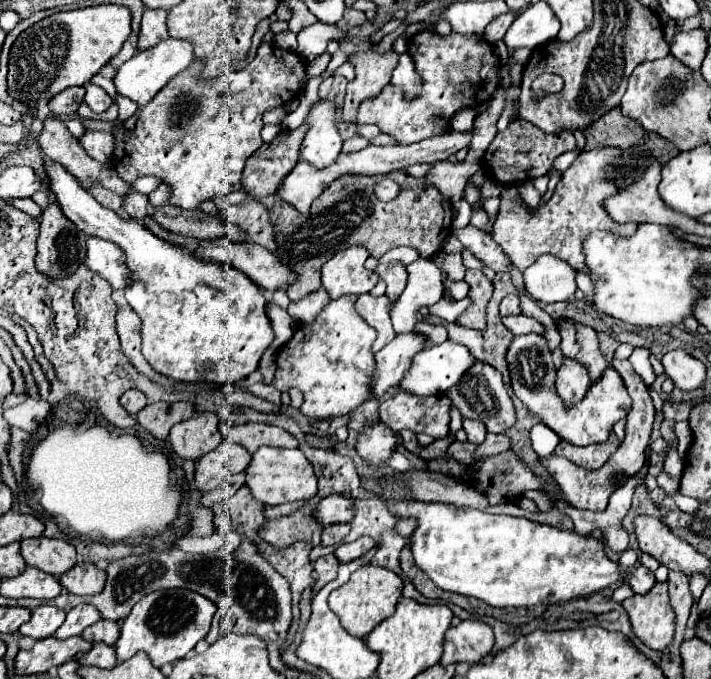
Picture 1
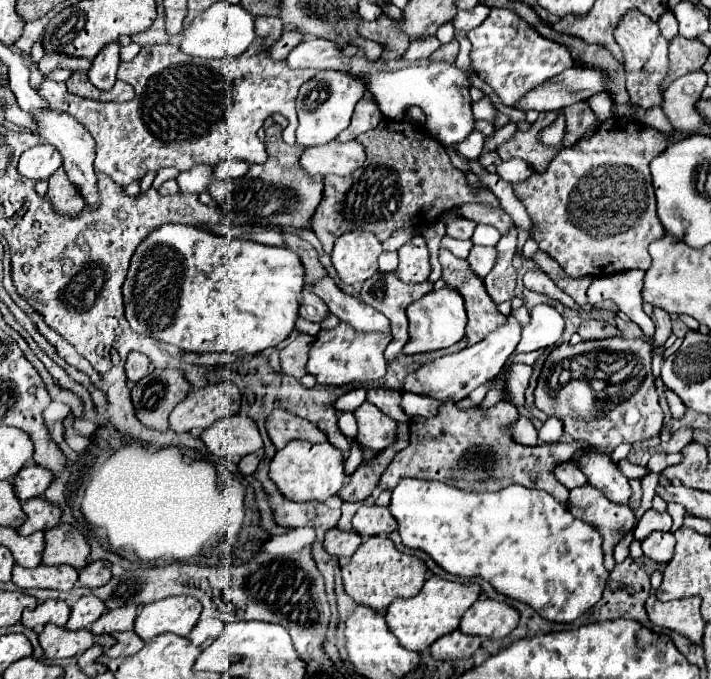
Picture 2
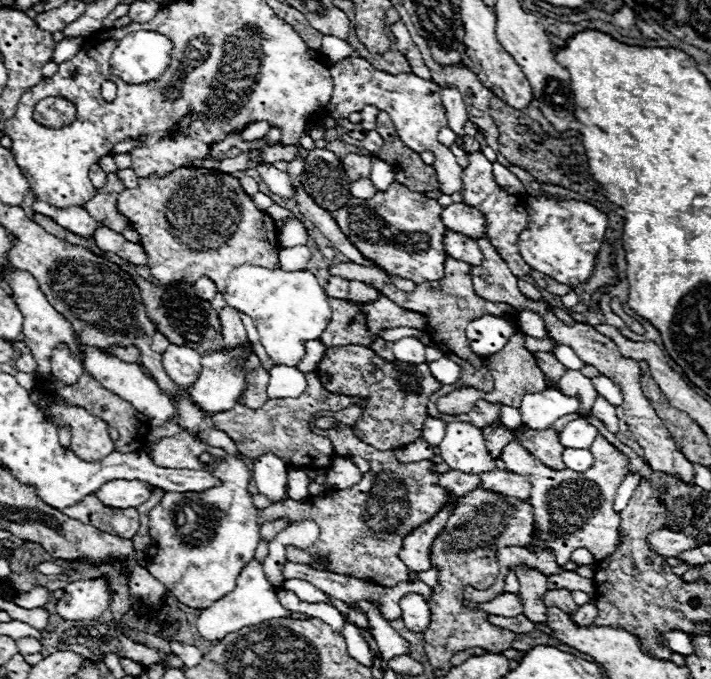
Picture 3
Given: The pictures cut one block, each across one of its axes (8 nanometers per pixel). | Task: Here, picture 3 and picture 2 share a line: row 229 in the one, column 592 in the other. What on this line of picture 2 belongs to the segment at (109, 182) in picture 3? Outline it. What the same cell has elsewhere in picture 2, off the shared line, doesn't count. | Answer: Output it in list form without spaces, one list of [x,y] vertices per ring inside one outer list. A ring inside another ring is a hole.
[[[588,100],[576,102],[574,106],[566,106],[564,114],[566,114],[568,130],[566,130],[566,138],[564,138],[562,146],[576,144],[590,130],[590,126],[594,126],[598,122],[598,116],[588,106]]]

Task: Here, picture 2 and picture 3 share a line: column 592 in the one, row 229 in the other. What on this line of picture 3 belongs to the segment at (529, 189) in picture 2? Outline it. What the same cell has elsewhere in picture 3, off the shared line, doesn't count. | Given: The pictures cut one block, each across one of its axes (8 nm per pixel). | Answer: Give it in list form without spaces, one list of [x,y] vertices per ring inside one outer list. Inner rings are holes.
[[[190,166],[178,168],[166,176],[140,178],[140,186],[136,190],[120,192],[118,212],[126,216],[130,226],[140,234],[140,246],[148,256],[146,266],[162,284],[174,284],[176,280],[190,280],[194,284],[200,276],[208,276],[222,292],[226,288],[230,270],[236,266],[258,264],[264,268],[280,268],[276,222],[254,206],[254,200],[242,190],[238,178],[230,174],[204,166]]]

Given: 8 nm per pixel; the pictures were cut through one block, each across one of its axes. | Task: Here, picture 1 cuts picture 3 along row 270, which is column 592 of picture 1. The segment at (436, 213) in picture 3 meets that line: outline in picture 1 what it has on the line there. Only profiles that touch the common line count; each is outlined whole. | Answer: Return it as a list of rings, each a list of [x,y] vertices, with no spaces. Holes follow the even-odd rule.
[[[526,334],[526,336],[514,338],[506,352],[506,362],[508,362],[510,384],[512,384],[514,394],[522,400],[522,404],[526,408],[530,408],[530,412],[540,416],[548,428],[552,428],[562,440],[568,440],[570,444],[588,446],[588,444],[606,442],[612,426],[618,420],[626,418],[626,414],[630,410],[630,396],[624,388],[622,378],[612,368],[608,368],[604,372],[604,376],[590,386],[590,390],[586,392],[582,402],[578,402],[574,408],[566,410],[562,400],[554,394],[556,372],[554,372],[554,364],[552,364],[552,354],[548,350],[546,338],[540,334]]]

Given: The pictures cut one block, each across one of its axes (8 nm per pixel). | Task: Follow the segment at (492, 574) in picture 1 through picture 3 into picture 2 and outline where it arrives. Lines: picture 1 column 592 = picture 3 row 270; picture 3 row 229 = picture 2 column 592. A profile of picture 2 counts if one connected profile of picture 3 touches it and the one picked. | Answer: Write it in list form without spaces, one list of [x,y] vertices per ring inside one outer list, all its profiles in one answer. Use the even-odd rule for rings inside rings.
[[[402,478],[392,490],[390,512],[398,520],[398,532],[408,548],[428,552],[438,566],[458,576],[482,576],[500,594],[530,604],[542,618],[572,622],[588,612],[606,588],[608,570],[602,564],[602,538],[598,530],[578,518],[542,490],[508,486],[498,492],[464,492],[448,484],[420,478]]]

